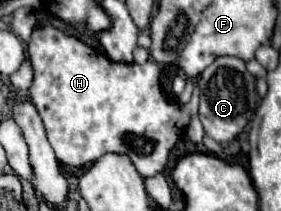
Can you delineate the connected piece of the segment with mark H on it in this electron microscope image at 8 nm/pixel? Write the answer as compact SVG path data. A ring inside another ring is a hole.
M45 25L43 29L35 29L31 41L27 45L27 59L33 67L33 83L29 87L31 103L37 107L47 139L63 165L83 167L93 163L107 151L127 153L133 159L141 177L153 177L161 173L167 165L167 157L179 137L187 131L193 117L197 117L200 102L200 90L195 89L189 105L171 103L161 87L159 87L159 65L147 61L143 65L137 63L115 63L85 45L83 41L65 35L63 31Z

